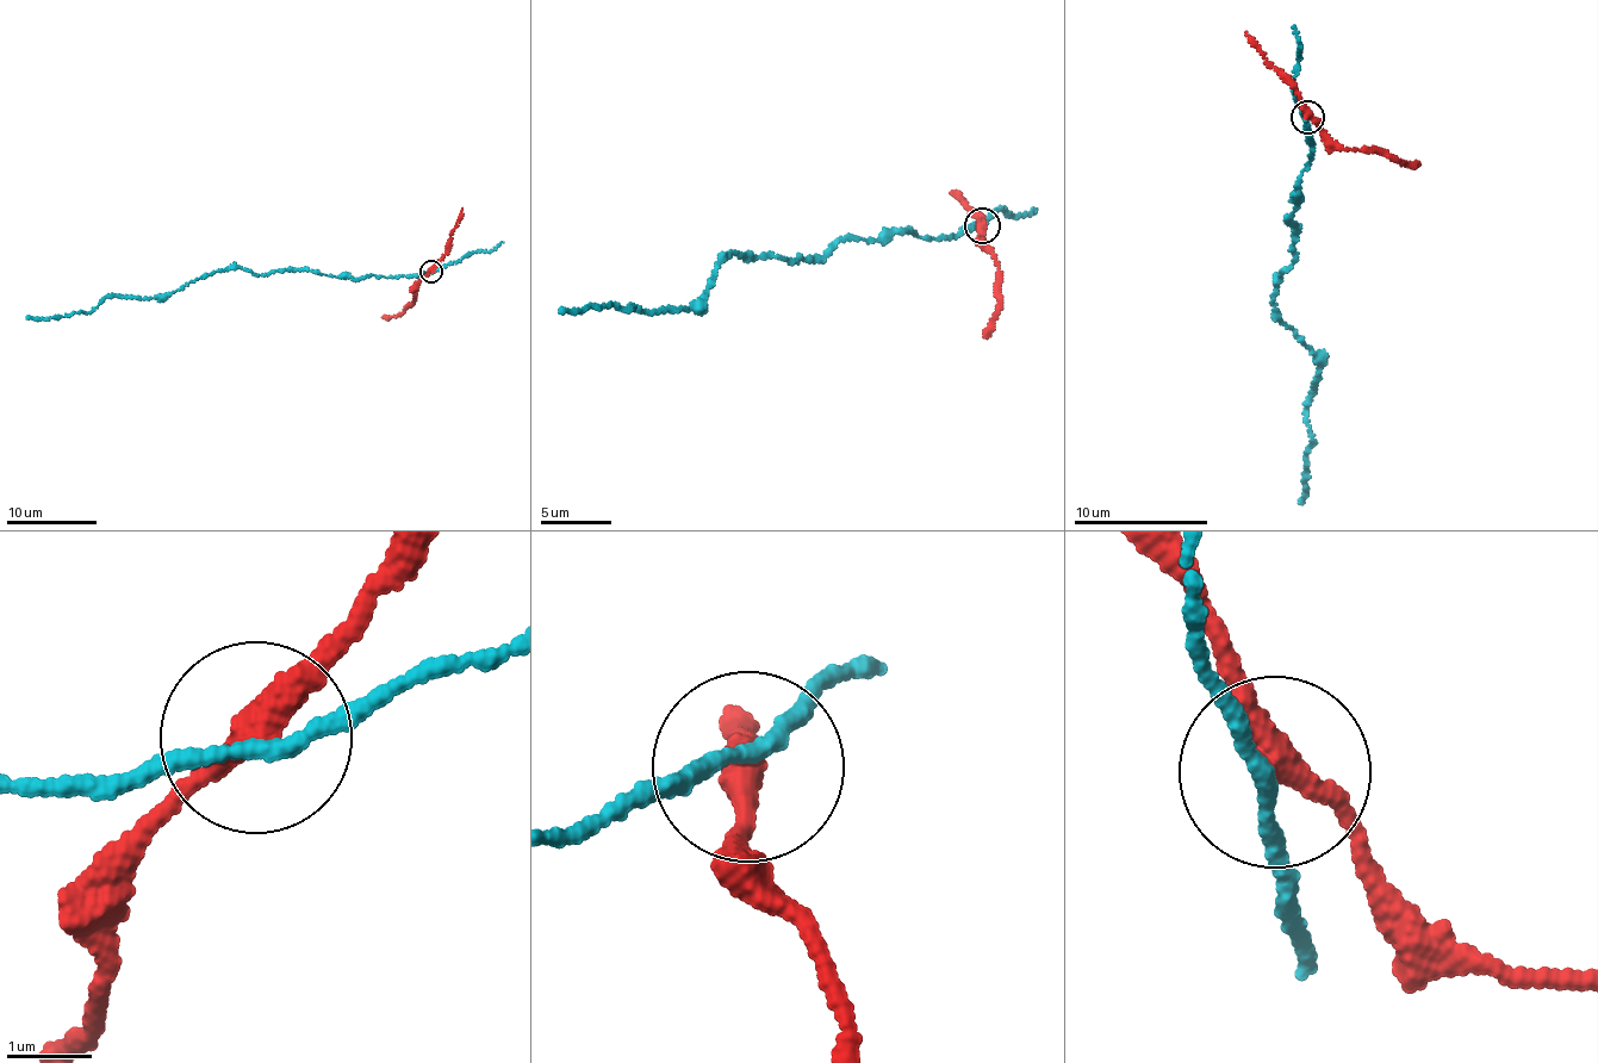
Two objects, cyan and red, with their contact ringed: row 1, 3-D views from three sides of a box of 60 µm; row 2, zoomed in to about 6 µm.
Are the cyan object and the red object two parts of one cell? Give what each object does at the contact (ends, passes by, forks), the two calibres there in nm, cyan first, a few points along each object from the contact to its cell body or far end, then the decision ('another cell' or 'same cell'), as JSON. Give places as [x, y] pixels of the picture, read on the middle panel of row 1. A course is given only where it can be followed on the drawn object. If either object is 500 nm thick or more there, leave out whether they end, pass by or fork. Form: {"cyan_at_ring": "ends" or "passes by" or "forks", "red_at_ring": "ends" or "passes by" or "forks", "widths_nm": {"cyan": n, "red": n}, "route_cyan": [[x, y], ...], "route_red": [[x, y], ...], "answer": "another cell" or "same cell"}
{"cyan_at_ring": "passes by", "red_at_ring": "passes by", "widths_nm": {"cyan": 170, "red": 320}, "route_cyan": [[984, 225], [937, 240], [849, 235], [822, 256], [788, 261], [735, 252], [708, 296], [688, 308], [561, 311]], "route_red": [[982, 227], [980, 243], [995, 255], [1000, 306], [994, 329], [983, 336]], "answer": "another cell"}

